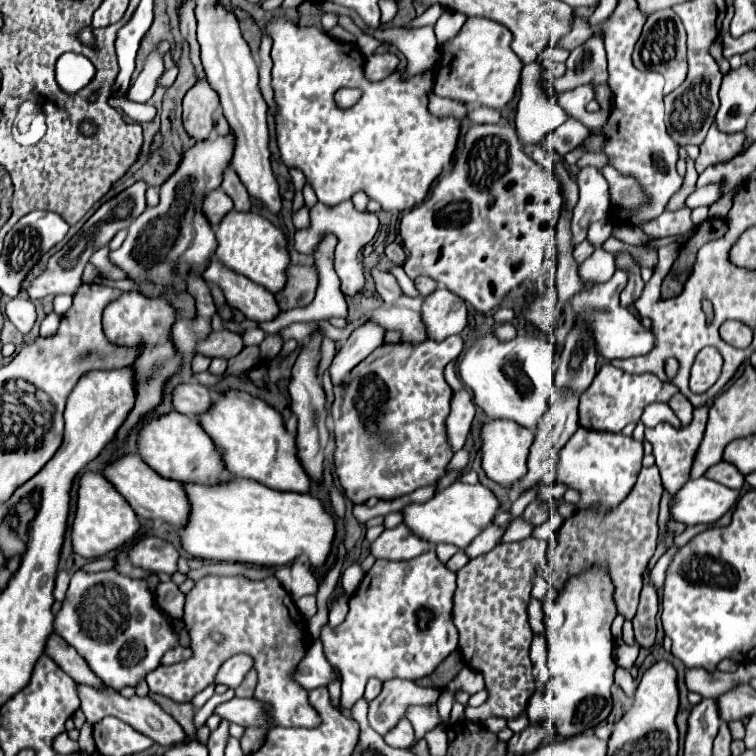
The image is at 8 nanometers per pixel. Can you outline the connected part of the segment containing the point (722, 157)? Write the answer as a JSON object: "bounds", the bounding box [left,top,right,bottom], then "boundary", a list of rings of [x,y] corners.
{"bounds":[695,124,745,174],"boundary":[[[717,124],[709,128],[703,144],[699,146],[699,156],[695,160],[695,170],[701,174],[711,164],[721,164],[735,158],[743,148],[745,136],[743,134],[723,134],[719,132]]]}

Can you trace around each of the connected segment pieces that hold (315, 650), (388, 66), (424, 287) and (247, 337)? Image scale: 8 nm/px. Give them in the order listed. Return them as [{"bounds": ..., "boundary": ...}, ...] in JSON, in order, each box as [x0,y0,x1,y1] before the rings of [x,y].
[{"bounds":[295,638,337,690],"boundary":[[[317,638],[315,644],[311,644],[311,648],[307,650],[307,656],[303,656],[303,660],[299,662],[295,682],[299,682],[307,690],[313,690],[319,686],[327,686],[331,680],[337,680],[337,676],[333,672],[333,666],[327,662],[323,654],[320,638]]]},{"bounds":[365,54,397,82],"boundary":[[[375,54],[367,60],[365,64],[365,76],[373,82],[387,78],[389,74],[393,74],[397,68],[397,60],[391,54]]]},{"bounds":[415,276,437,298],"boundary":[[[419,276],[419,278],[415,280],[415,288],[417,288],[417,290],[419,290],[419,294],[425,298],[425,296],[429,296],[431,292],[435,292],[437,282],[435,282],[435,280],[431,280],[429,276]]]},{"bounds":[242,328,265,346],"boundary":[[[260,328],[247,329],[242,338],[245,346],[251,344],[258,346],[265,339],[265,332]]]}]

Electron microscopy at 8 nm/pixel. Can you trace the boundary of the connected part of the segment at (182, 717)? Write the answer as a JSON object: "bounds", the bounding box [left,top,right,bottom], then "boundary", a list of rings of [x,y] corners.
{"bounds":[149,692,195,736],"boundary":[[[149,692],[149,698],[155,700],[167,714],[171,714],[185,728],[185,734],[187,736],[193,736],[195,734],[195,728],[193,728],[193,714],[195,714],[195,710],[193,710],[191,704],[177,704],[171,698],[157,696],[155,692]]]}

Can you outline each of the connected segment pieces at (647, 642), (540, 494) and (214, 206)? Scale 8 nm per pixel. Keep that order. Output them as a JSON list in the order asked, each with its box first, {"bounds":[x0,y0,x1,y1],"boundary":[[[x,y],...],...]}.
[{"bounds":[633,572,659,646],"boundary":[[[645,572],[645,586],[643,586],[643,592],[641,592],[639,610],[633,618],[635,640],[639,642],[639,646],[653,646],[655,632],[657,632],[657,620],[655,620],[657,610],[659,610],[657,590],[647,584],[647,572]]]},{"bounds":[535,486,565,502],"boundary":[[[539,486],[537,488],[537,496],[535,500],[543,500],[543,502],[555,502],[559,500],[561,496],[565,494],[565,488],[563,486]]]},{"bounds":[201,188,233,230],"boundary":[[[215,188],[211,190],[205,200],[203,200],[203,206],[201,206],[201,212],[205,212],[211,228],[215,230],[217,224],[221,222],[221,218],[233,210],[233,200],[221,190],[221,188]]]}]

